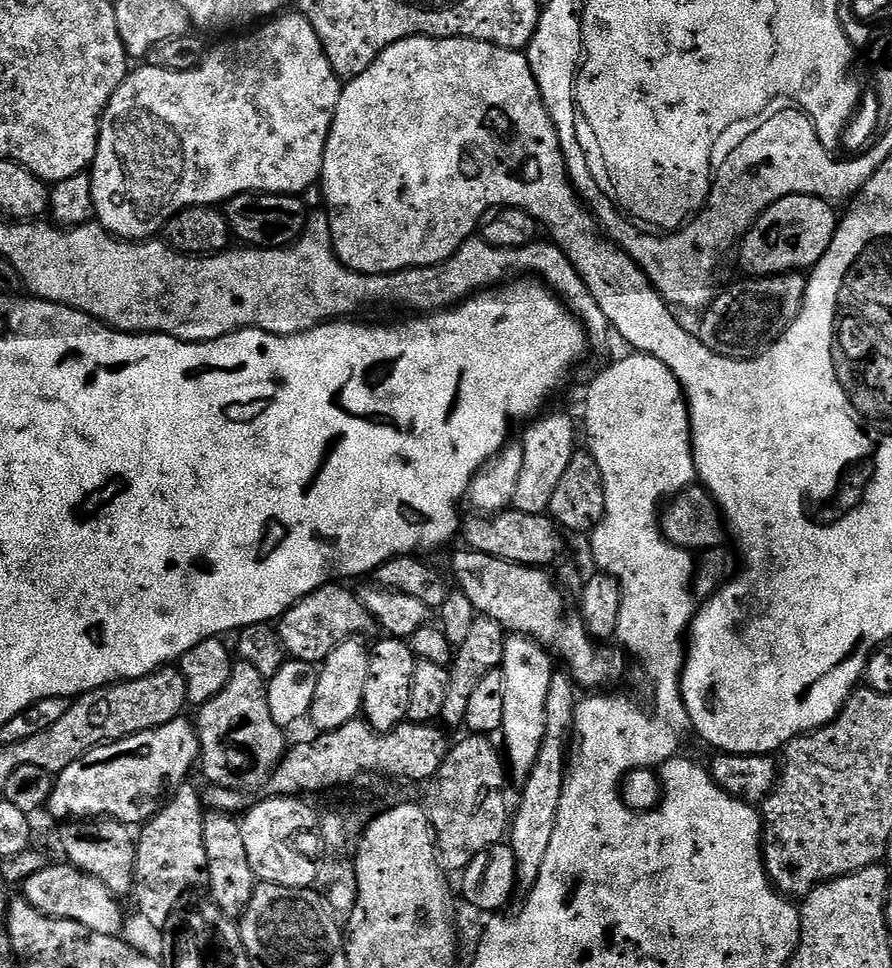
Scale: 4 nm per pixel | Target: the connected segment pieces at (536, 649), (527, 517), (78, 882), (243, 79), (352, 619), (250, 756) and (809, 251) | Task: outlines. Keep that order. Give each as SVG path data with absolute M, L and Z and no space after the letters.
M512 634L505 639L502 667L506 678L506 711L502 713L502 748L511 779L513 776L517 782L523 782L534 770L542 740L546 738L546 694L550 694L550 678L554 671L551 659L549 649L526 636Z
M509 510L498 512L495 516L472 514L462 524L462 540L469 549L494 558L509 560L515 564L525 564L531 568L544 568L552 564L564 552L565 533L551 516L535 516L525 512Z
M67 862L49 863L46 870L38 870L34 878L26 878L22 885L23 899L29 900L42 914L59 920L73 920L98 934L120 936L124 928L121 901L98 878L72 867Z
M288 10L267 22L261 23L257 32L249 36L240 36L237 40L228 40L220 44L197 68L185 67L182 72L171 72L161 68L145 66L129 71L128 77L118 86L118 90L110 98L104 116L100 120L100 137L98 150L90 169L94 186L95 219L101 228L111 235L129 242L148 242L165 231L170 221L182 210L201 206L220 206L234 199L238 194L304 194L311 184L320 179L320 171L324 165L324 151L328 135L332 129L332 119L340 101L342 81L334 74L330 66L330 58L326 58L322 42L310 26L310 22L301 16L299 11Z
M343 583L323 584L306 598L286 610L278 621L281 645L291 659L319 665L342 642L365 638L377 631L376 619L370 614L355 591L343 588Z
M243 662L233 663L230 682L222 686L222 690L210 702L199 705L197 716L194 716L196 732L200 735L199 767L204 767L204 776L209 785L217 788L233 788L245 794L251 794L271 781L274 770L280 765L280 759L286 751L284 744L285 729L274 722L274 714L270 714L268 705L268 685L266 678L254 666Z
M787 196L772 204L748 229L739 245L740 264L745 273L775 276L778 272L811 269L826 254L836 233L838 212L827 200L816 196Z

